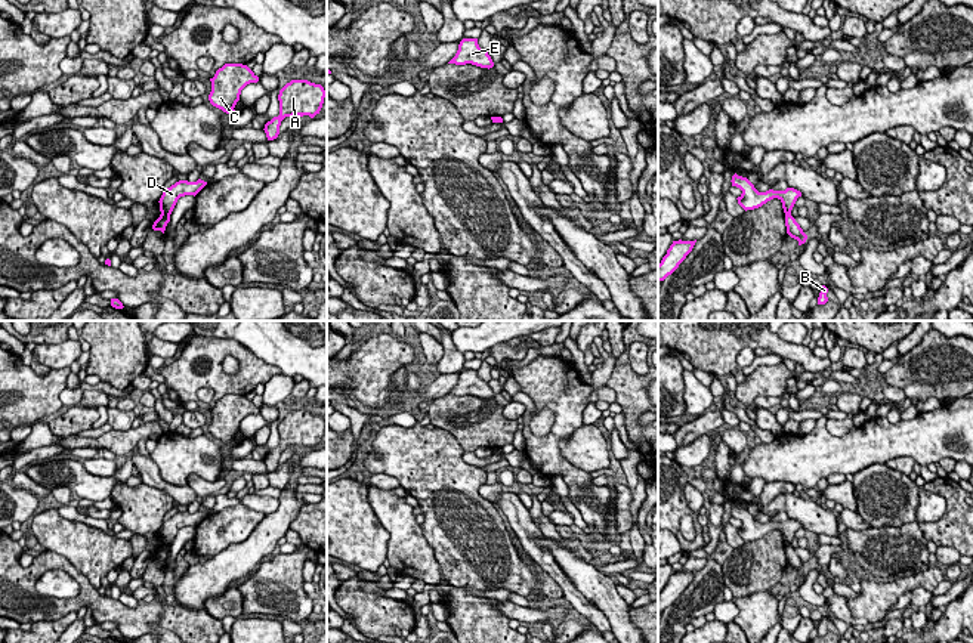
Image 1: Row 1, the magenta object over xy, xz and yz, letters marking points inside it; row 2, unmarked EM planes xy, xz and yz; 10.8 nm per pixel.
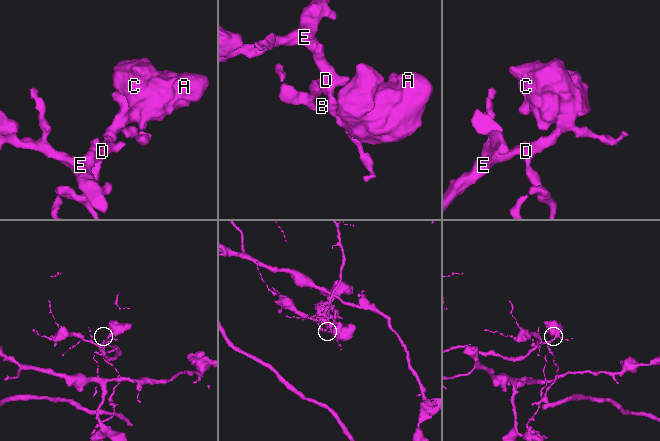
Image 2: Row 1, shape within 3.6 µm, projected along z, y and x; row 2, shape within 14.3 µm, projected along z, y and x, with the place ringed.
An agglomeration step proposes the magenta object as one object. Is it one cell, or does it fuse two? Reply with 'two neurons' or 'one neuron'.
two neurons

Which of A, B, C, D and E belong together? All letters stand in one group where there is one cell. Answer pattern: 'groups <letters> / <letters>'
groups A C D E / B

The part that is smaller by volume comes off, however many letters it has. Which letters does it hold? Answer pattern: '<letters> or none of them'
B

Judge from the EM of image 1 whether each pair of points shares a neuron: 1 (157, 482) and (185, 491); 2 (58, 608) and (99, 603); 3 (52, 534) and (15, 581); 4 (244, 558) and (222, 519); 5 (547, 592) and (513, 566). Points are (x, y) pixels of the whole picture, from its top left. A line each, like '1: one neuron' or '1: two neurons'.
1: one neuron
2: one neuron
3: two neurons
4: two neurons
5: two neurons

